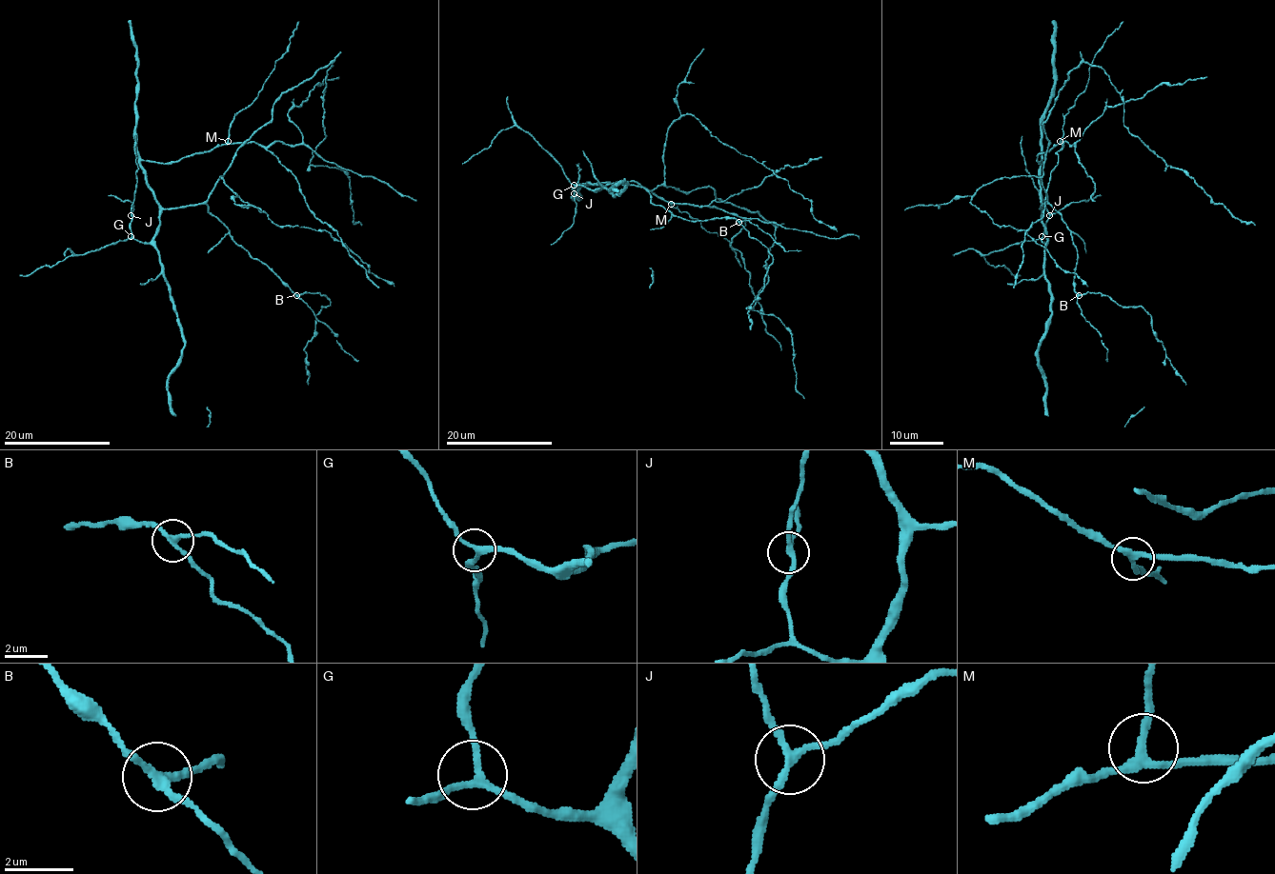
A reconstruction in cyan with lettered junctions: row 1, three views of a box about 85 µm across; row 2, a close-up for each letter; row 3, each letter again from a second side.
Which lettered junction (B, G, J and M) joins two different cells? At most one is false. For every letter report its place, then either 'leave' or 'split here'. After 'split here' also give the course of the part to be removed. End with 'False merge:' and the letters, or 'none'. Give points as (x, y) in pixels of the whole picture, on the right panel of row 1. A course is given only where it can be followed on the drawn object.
B: (1079, 295) | leave
G: (1042, 236) | leave
J: (1049, 215) | leave
M: (1060, 141) | leave
False merge: none

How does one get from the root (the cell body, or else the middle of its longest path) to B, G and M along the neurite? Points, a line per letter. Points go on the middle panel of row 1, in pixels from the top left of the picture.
B: (657, 187), (649, 191), (651, 201), (675, 215), (689, 221), (733, 217), (738, 222)
G: (657, 187), (649, 190), (637, 185), (607, 184), (594, 190), (574, 185)
M: (657, 187), (649, 190), (627, 184), (583, 185), (637, 181), (671, 204)

